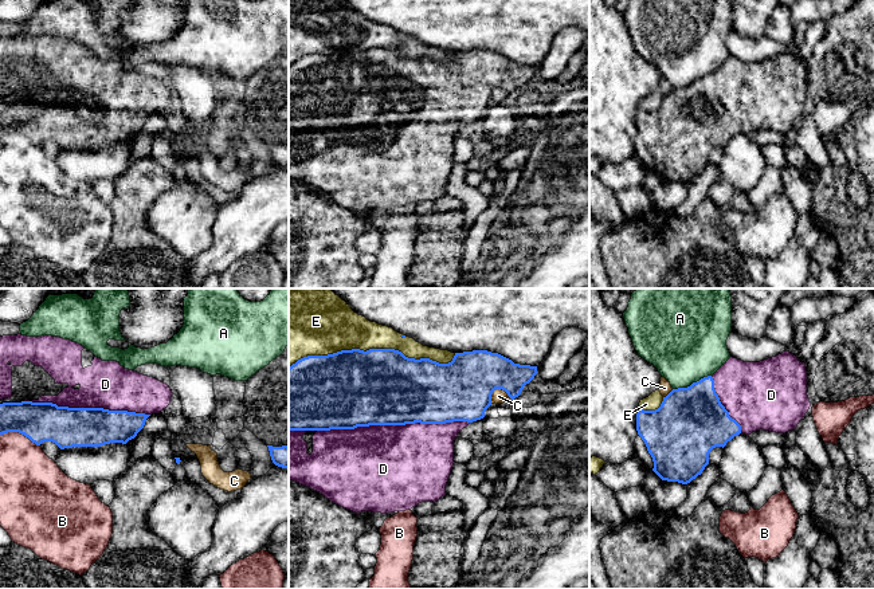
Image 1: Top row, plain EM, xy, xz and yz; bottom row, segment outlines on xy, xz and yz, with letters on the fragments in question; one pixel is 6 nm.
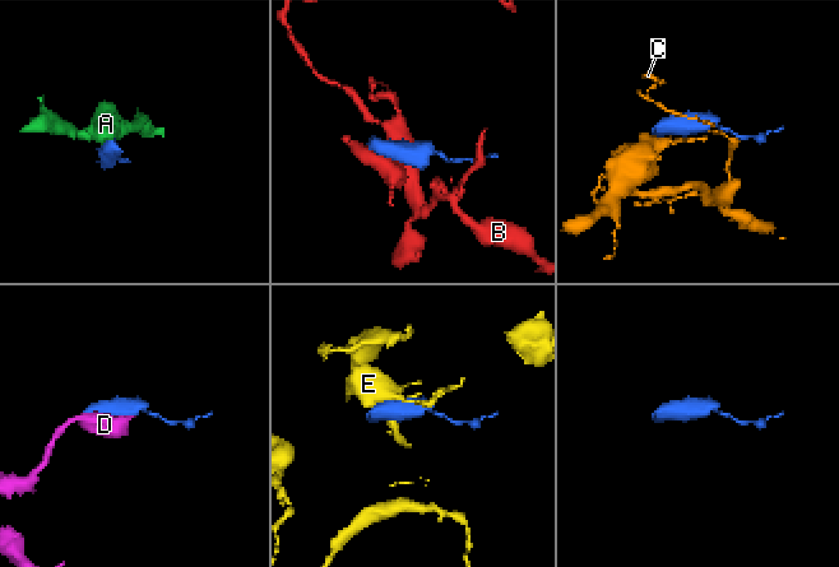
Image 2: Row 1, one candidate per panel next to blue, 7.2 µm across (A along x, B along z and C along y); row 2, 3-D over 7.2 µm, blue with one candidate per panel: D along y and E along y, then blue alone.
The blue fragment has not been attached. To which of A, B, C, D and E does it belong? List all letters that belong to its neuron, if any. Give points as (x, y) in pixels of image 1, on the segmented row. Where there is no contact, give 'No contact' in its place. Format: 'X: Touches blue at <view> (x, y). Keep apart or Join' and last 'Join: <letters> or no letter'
A: Touches blue at yz (693, 383). Keep apart
B: Touches blue at xy (20, 432). Keep apart
C: Touches blue at xz (501, 388). Keep apart
D: Touches blue at xz (392, 424). Join
E: Touches blue at xz (373, 349). Keep apart
Join: D

